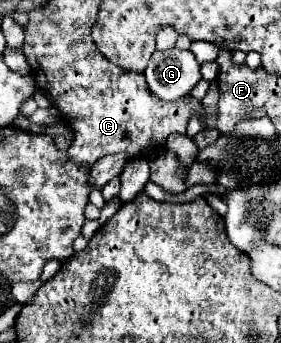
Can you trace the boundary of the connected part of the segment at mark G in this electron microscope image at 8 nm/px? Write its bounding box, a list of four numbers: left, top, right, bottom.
[145,50,201,102]

